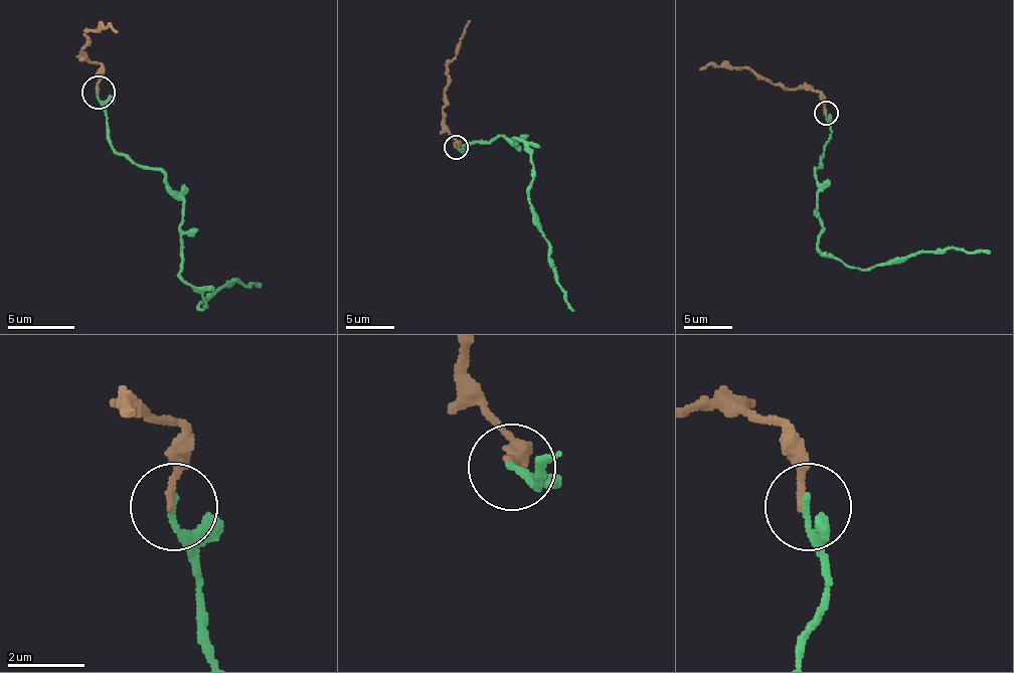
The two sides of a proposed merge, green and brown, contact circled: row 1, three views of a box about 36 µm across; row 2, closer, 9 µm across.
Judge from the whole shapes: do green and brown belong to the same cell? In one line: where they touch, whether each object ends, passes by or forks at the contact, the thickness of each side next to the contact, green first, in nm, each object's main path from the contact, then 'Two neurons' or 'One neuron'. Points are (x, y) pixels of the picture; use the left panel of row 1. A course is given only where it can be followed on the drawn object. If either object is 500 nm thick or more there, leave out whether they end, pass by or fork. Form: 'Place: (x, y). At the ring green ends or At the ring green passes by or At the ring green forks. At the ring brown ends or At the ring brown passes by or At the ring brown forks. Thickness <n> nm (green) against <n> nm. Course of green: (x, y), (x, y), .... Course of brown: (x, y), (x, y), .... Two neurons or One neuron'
Place: (98, 93). At the ring green ends. At the ring brown ends. Thickness 180 nm (green) against 180 nm. Course of green: (97, 92), (111, 145), (137, 165), (160, 171), (183, 201), (180, 275), (200, 305), (223, 285), (261, 282). Course of brown: (97, 92), (94, 61), (80, 58), (87, 45), (87, 31), (111, 25), (117, 31). Two neurons

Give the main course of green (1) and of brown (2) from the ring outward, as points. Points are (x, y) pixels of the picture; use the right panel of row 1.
1: (825, 112), (830, 131), (816, 170), (823, 254), (847, 266), (883, 266), (919, 251), (989, 249)
2: (825, 112), (823, 98), (816, 91), (785, 88), (757, 78), (748, 68), (707, 64), (700, 68)

